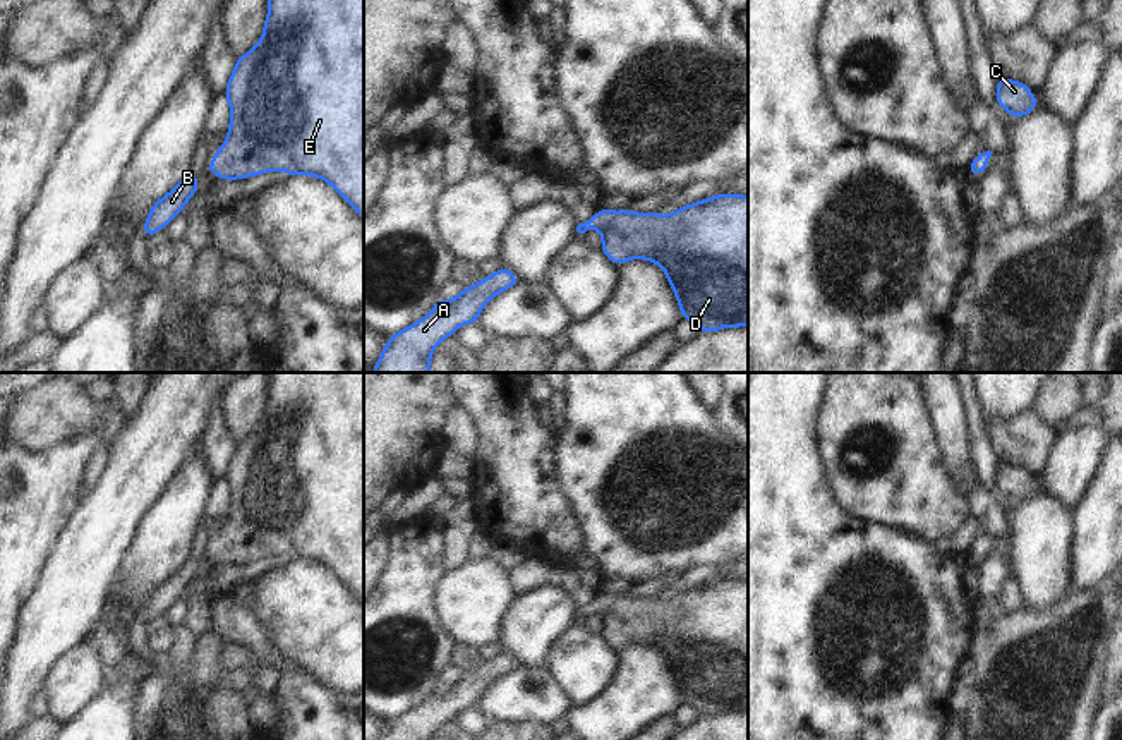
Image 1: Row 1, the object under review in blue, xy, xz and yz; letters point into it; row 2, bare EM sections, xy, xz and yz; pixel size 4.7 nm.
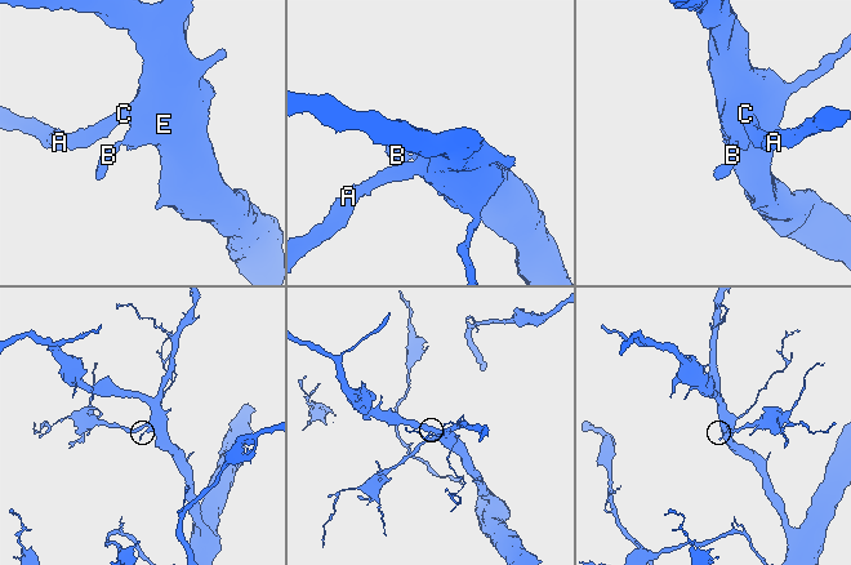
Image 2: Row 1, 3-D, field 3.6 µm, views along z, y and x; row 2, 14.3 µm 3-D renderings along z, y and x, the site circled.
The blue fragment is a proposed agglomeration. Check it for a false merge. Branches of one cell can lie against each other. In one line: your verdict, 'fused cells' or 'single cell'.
single cell

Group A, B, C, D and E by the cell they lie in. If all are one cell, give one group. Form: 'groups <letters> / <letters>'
groups A B C D E

